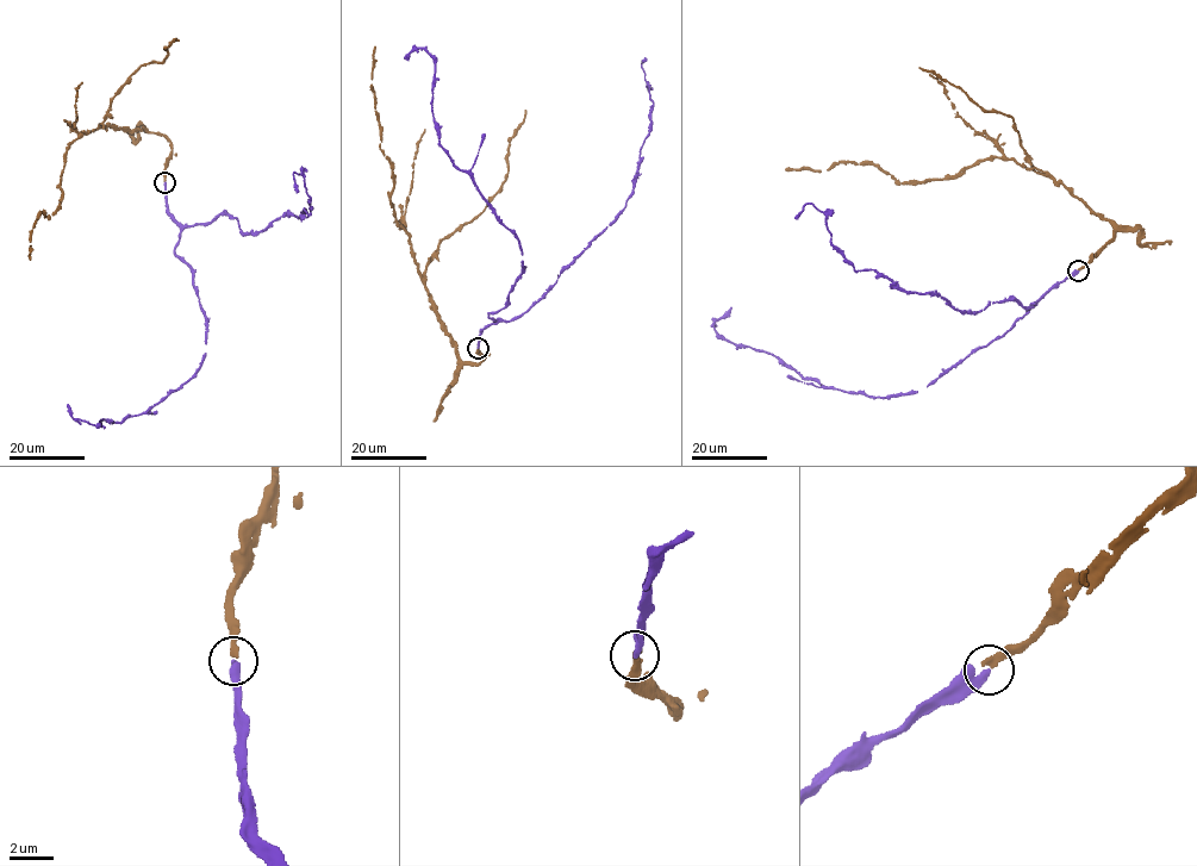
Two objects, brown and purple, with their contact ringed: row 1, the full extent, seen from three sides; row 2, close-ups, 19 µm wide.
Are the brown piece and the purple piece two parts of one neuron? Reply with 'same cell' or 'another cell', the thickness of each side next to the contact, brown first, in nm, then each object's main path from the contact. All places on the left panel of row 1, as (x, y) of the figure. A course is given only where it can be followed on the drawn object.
same cell; calibres 320 and 280 nm; course brown (164, 181), (163, 135), (83, 132), (66, 151), (56, 212), (41, 213), (30, 232), (31, 259); course purple (164, 182), (180, 228), (174, 253), (204, 312), (201, 361), (181, 387), (117, 423), (76, 421), (68, 404)

